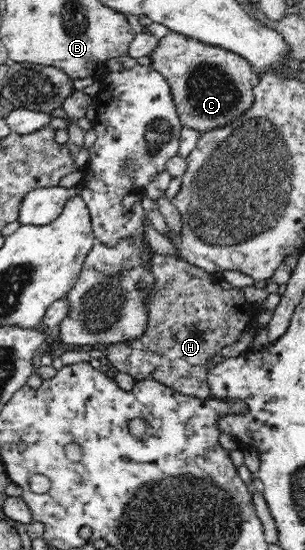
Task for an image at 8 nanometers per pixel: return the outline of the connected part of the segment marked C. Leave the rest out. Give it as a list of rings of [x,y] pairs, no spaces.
[[[170,31],[159,39],[158,46],[151,52],[150,57],[152,60],[150,66],[157,70],[170,85],[172,99],[182,127],[201,133],[223,128],[232,125],[254,103],[253,89],[260,78],[248,60],[239,54],[211,44],[204,44],[179,32]]]

